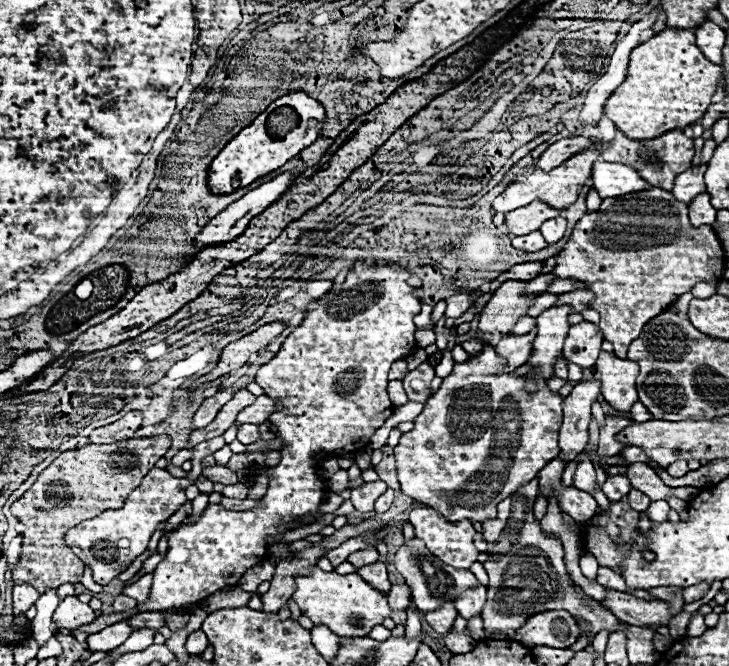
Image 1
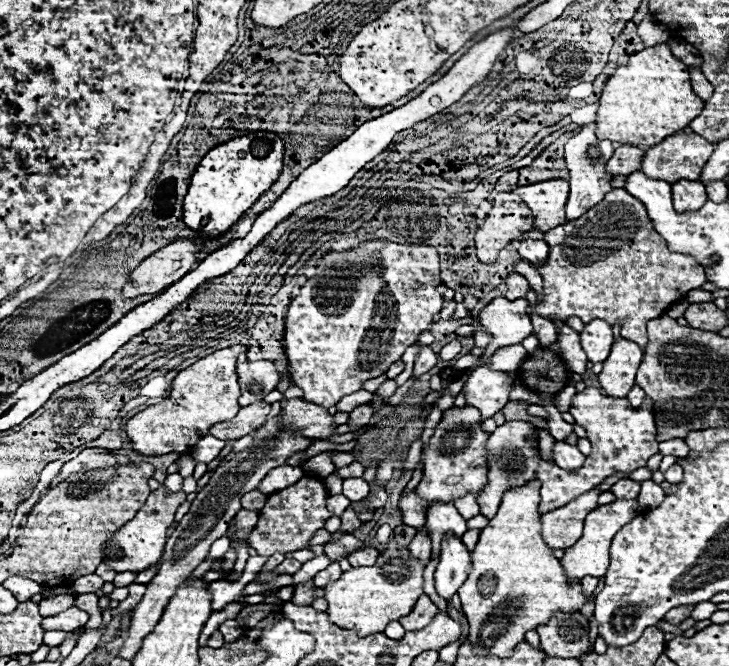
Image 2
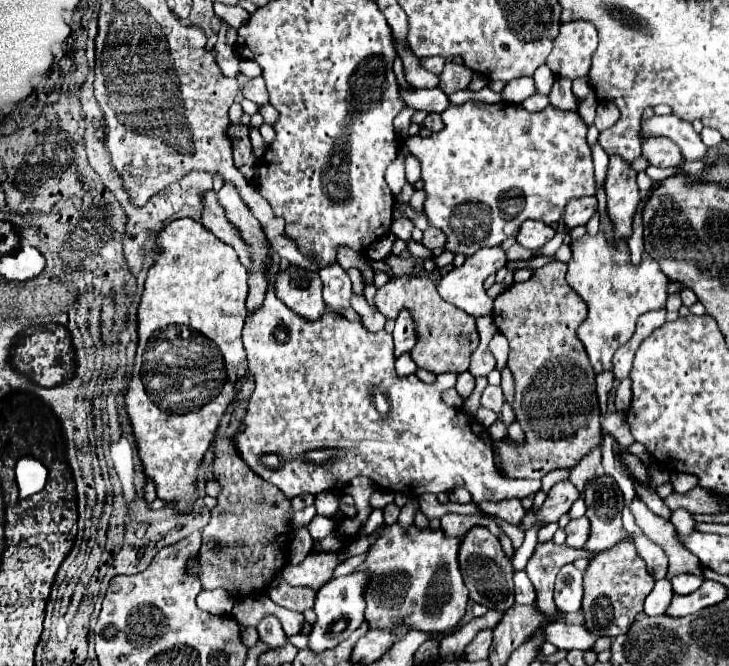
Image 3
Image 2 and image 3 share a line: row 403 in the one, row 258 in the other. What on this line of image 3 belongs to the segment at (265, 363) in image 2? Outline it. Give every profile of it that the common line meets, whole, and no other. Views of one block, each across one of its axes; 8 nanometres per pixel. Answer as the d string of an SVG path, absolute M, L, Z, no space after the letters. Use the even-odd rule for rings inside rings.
M214 190L204 194L204 212L202 212L202 224L222 242L230 244L240 262L250 270L250 250L246 248L246 242L238 236L238 230L234 228L234 224L230 224L230 220L226 220L226 210L222 208L222 204L218 204L218 196Z

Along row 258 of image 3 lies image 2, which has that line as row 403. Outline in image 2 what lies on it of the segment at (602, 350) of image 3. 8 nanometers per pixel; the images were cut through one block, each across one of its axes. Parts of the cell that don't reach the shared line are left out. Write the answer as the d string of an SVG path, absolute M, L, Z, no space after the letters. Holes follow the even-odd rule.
M586 388L584 392L572 398L568 412L574 416L576 424L586 430L586 438L592 444L592 452L586 456L586 466L582 466L582 470L572 470L572 472L552 466L552 462L542 460L540 454L532 450L528 442L530 434L534 432L532 422L524 422L524 420L504 422L486 440L486 450L490 450L490 482L486 484L486 490L482 490L482 496L478 496L480 514L484 514L488 520L494 518L502 502L502 494L506 490L512 490L514 486L522 486L522 482L530 482L530 478L538 478L542 484L540 514L556 510L572 502L580 494L592 490L592 486L598 486L610 474L634 472L646 466L650 456L658 454L656 422L654 422L650 398L646 398L640 408L632 408L628 398L610 398L604 396L598 388Z

